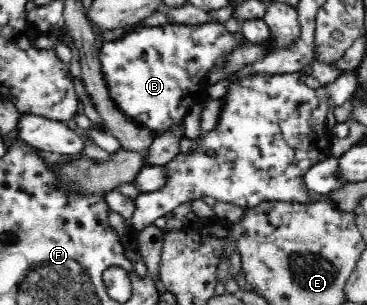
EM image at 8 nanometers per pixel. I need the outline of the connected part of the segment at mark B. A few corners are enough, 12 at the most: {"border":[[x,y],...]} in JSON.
{"border":[[222,22],[105,41],[109,98],[155,137],[207,99],[244,46]]}

